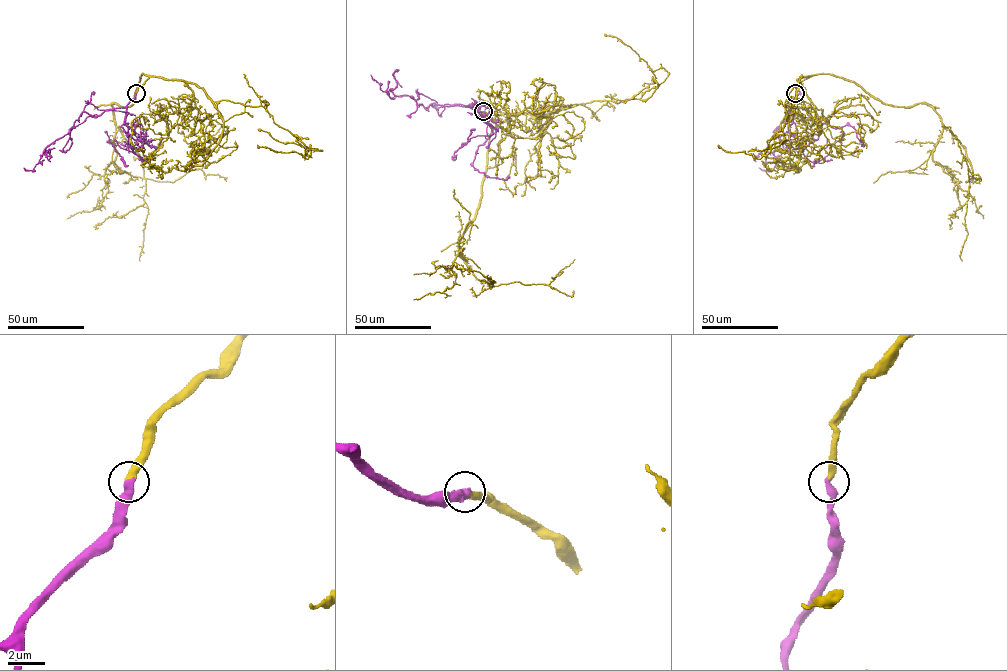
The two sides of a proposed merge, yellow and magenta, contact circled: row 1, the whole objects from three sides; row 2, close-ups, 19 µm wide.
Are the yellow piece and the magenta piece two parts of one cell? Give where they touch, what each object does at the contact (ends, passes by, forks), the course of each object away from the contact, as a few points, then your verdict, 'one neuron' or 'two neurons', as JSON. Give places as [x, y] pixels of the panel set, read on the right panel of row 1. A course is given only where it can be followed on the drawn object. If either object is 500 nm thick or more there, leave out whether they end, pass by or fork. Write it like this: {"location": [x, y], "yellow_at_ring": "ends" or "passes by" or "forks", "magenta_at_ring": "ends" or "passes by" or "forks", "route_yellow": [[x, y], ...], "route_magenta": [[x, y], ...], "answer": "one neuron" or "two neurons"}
{"location": [795, 93], "yellow_at_ring": "ends", "magenta_at_ring": "ends", "route_yellow": [[795, 93], [813, 75], [832, 74], [885, 103], [929, 105], [964, 147], [966, 182], [958, 140], [944, 125]], "route_magenta": [[795, 93], [788, 128], [800, 139], [817, 139], [827, 121], [833, 127], [852, 127], [863, 146], [862, 137]], "answer": "one neuron"}

